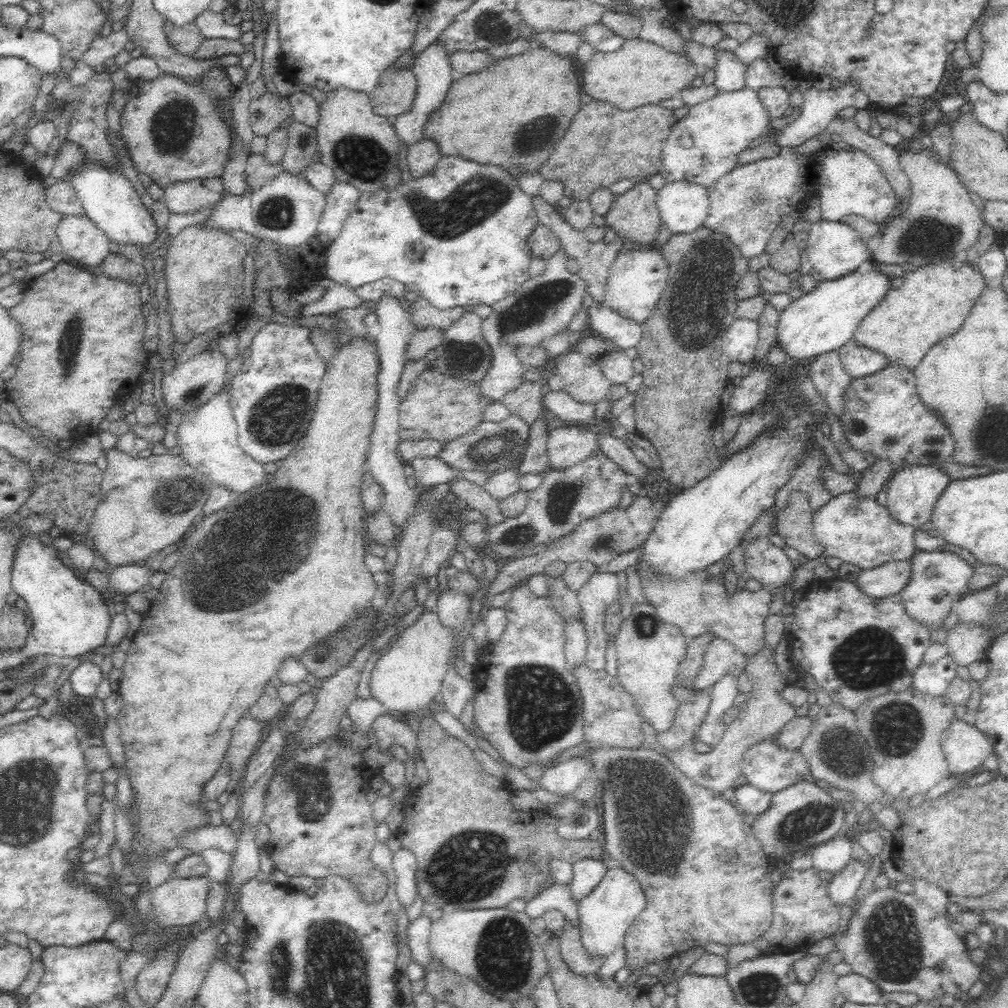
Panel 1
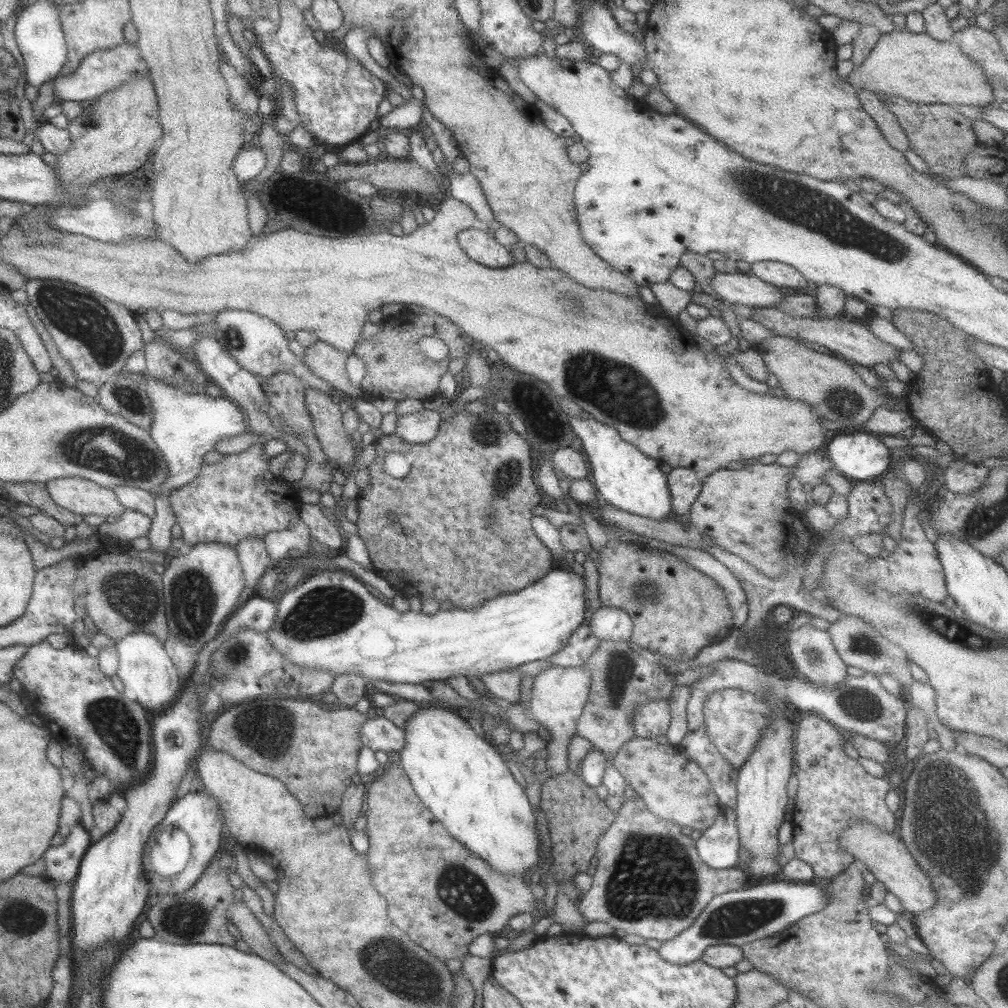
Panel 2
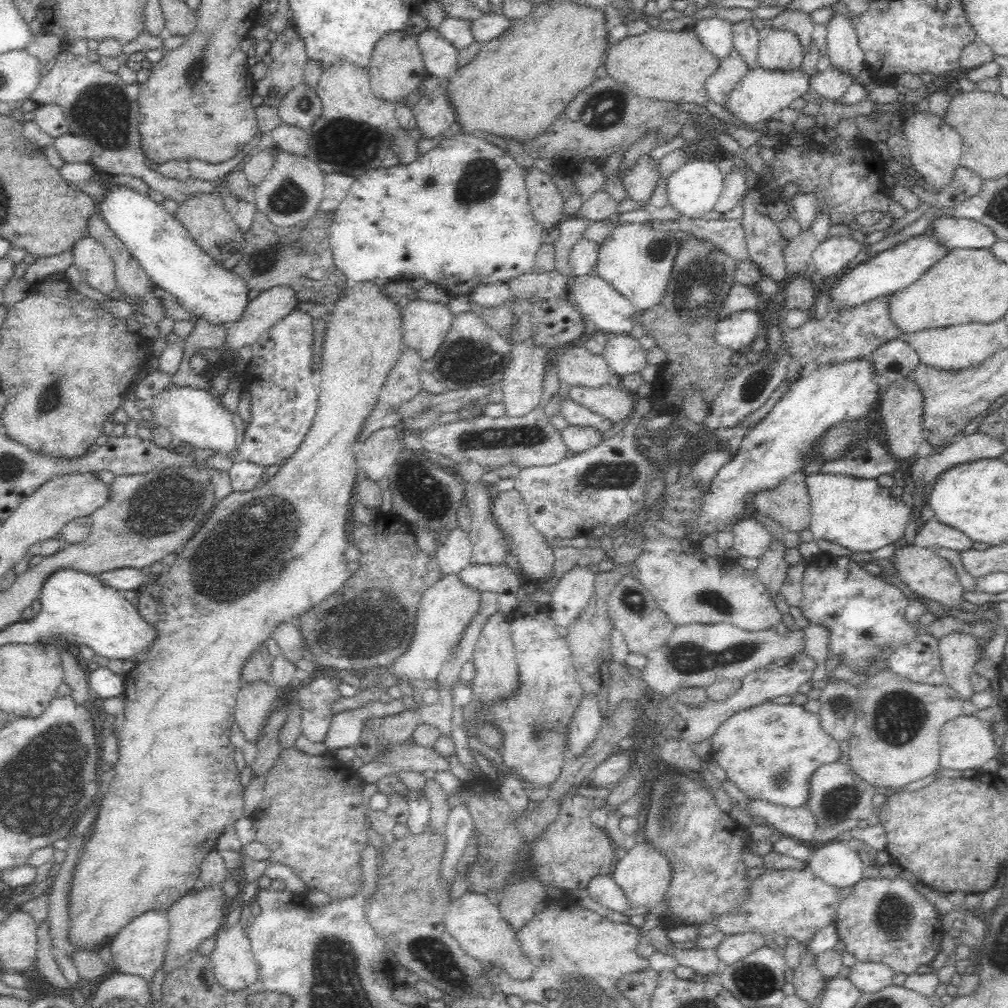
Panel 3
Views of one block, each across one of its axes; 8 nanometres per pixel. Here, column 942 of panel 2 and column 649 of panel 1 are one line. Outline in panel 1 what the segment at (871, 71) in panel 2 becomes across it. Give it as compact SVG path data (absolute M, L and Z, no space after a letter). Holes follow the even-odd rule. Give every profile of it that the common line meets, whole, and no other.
M636 38L628 39L616 52L598 51L581 71L582 92L617 109L632 110L636 106L656 104L677 96L680 90L690 86L700 68L686 55L666 51L655 42Z

